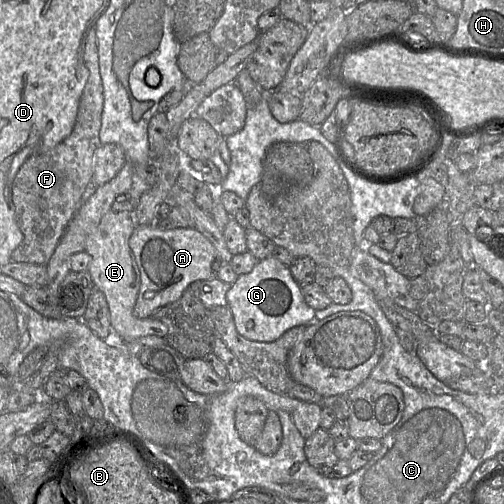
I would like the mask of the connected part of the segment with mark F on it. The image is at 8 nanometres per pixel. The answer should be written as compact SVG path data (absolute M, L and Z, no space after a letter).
M95 26L89 29L86 36L84 63L89 76L80 99L73 131L53 149L30 156L13 181L12 200L23 241L12 252L12 262L47 266L68 224L83 203L83 194L91 183L95 153L101 146L99 132L103 110L103 86Z

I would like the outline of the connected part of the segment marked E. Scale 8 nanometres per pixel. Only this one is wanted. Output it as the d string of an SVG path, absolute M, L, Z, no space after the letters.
M110 210L101 219L98 227L86 240L85 252L91 256L88 268L96 288L106 297L110 323L115 336L122 340L134 340L144 336L165 338L168 332L166 325L152 317L137 318L133 309L140 288L140 272L129 246L129 239L136 227L132 212L115 212Z

